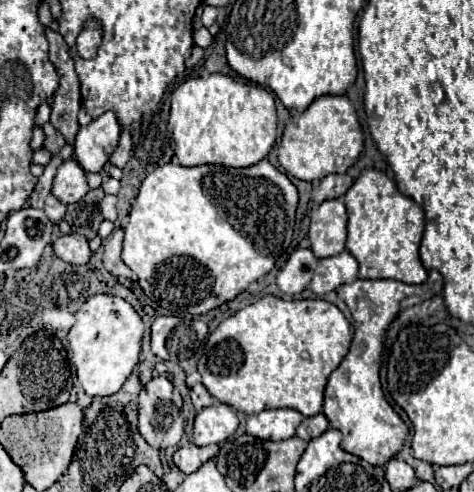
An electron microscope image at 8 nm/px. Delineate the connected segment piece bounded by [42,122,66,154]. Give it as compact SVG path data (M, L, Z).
M50 122L44 124L42 128L44 128L44 134L46 134L46 144L44 144L44 148L48 148L50 154L56 154L56 152L60 150L60 146L66 142L64 136L62 136Z

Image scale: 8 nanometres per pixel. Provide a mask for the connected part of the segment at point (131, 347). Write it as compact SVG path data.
M96 294L84 302L84 306L76 312L76 324L68 332L68 342L78 380L88 396L112 396L122 388L138 364L142 334L144 322L126 300Z

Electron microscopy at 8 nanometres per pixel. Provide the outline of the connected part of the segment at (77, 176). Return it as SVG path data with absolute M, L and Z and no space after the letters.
M74 158L62 162L52 184L52 194L56 194L56 200L62 204L74 204L82 200L86 192L88 192L86 172L76 164Z

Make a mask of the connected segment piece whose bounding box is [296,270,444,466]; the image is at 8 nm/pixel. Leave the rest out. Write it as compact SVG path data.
M430 270L428 282L420 286L410 286L398 280L354 280L352 284L340 286L342 298L352 312L356 330L354 340L350 346L348 356L344 362L330 374L328 386L324 392L324 414L316 414L304 418L296 430L296 436L304 442L318 438L328 430L328 426L340 430L344 434L342 448L358 458L364 458L372 466L384 466L392 460L404 446L410 430L394 412L394 408L386 402L382 384L380 384L380 354L382 354L382 340L388 324L396 318L396 314L406 308L408 304L420 304L430 300L434 294L440 294L444 288L442 274L438 270Z

